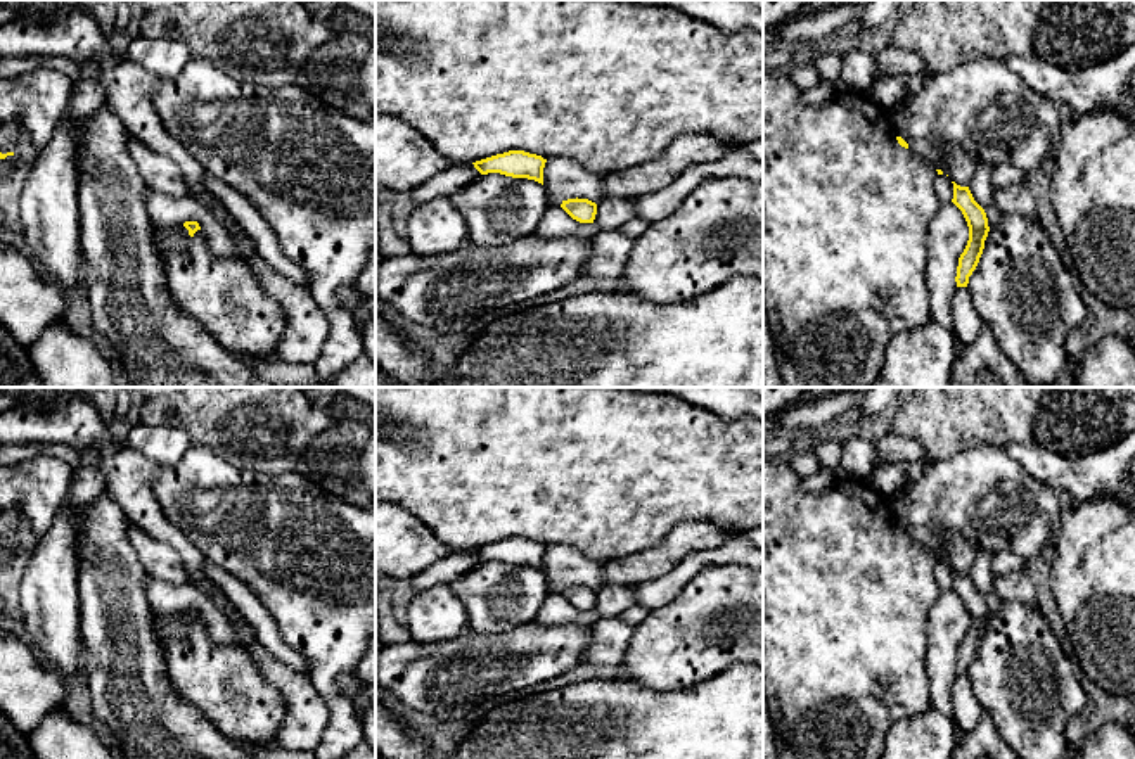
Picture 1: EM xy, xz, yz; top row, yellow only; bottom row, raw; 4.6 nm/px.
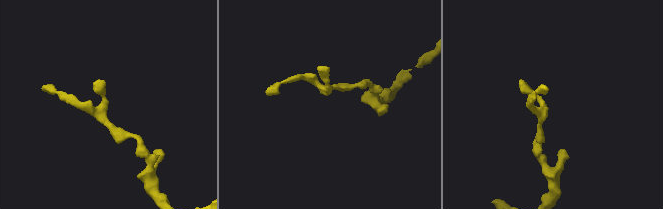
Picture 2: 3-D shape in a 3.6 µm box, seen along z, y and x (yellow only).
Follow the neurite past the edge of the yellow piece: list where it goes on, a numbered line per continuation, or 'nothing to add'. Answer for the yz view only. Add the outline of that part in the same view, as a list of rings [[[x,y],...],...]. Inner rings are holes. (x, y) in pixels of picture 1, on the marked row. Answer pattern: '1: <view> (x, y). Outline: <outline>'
nothing to add

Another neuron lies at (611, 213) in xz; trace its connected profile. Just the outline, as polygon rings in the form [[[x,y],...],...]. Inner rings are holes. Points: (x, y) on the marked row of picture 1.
[[[606,197],[597,202],[597,214],[593,223],[606,230],[618,230],[623,223],[637,218],[633,209],[635,197]]]

